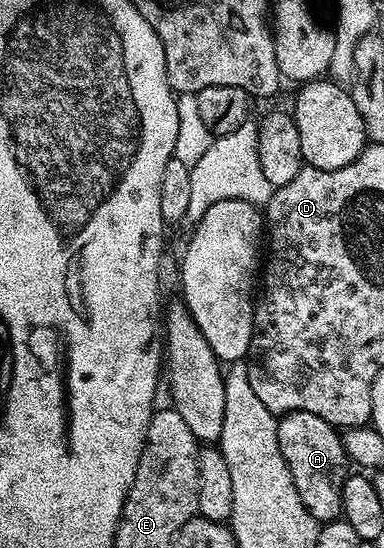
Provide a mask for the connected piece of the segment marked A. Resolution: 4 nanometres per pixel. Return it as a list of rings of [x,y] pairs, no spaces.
[[[307,410],[284,413],[277,421],[277,433],[279,454],[283,454],[287,470],[291,470],[291,482],[295,482],[299,498],[303,498],[303,506],[307,506],[318,522],[338,519],[343,502],[343,482],[351,468],[342,433],[332,424],[323,422],[319,414],[307,414]]]

